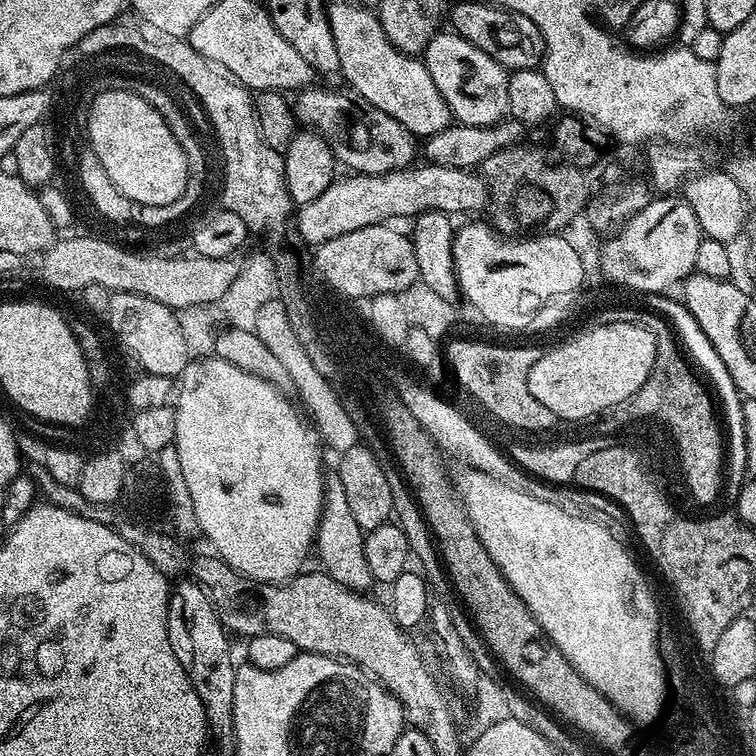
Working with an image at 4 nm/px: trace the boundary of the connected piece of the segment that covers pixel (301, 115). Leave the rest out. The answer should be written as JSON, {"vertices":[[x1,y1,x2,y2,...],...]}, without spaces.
{"vertices":[[316,87,301,88,295,93,294,111,297,121,305,129,319,133,329,144,335,159,348,167,345,169,373,176,413,167,415,160,412,159,418,156,418,140,410,130,406,130,406,126,402,126,402,122,390,118,390,114,378,110,373,104,367,104,355,94,347,91,331,92,328,88]]}

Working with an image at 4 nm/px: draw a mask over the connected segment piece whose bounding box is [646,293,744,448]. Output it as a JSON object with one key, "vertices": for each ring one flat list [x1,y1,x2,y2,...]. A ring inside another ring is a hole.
{"vertices":[[649,293,646,298,648,300,647,307,668,321,691,363,699,371,706,370,707,375,705,374,705,377,710,384,712,382,713,385,711,384,711,387,715,392,722,411,727,443,731,447,732,445,736,446,736,448,741,447,743,445,743,399,737,387,734,386,734,380,730,376,729,370,726,369,725,363,722,362,722,358,718,357,717,351,714,350,714,344,710,342,710,338,707,338,706,334,703,333,701,326,695,321,694,316,690,314,683,301,679,299,674,300,670,296,665,293]]}

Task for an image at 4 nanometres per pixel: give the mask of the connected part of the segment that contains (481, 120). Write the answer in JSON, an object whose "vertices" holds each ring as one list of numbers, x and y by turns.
{"vertices":[[440,30,424,48,422,59,434,86,442,94,452,112,453,121,470,126,491,128,508,116,506,86,509,73,490,54,482,54,478,46,470,46,457,32]]}

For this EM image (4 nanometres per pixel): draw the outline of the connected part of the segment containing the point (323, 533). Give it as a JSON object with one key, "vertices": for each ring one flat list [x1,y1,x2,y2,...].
{"vertices":[[328,470,324,473,324,501,320,511,320,521,316,527,314,556,320,559,319,567,327,572,342,586,357,590,368,590,374,581,370,574,370,566,366,566,364,554,365,529,354,522,354,513,346,503,346,494,342,491,342,478,339,471]]}

